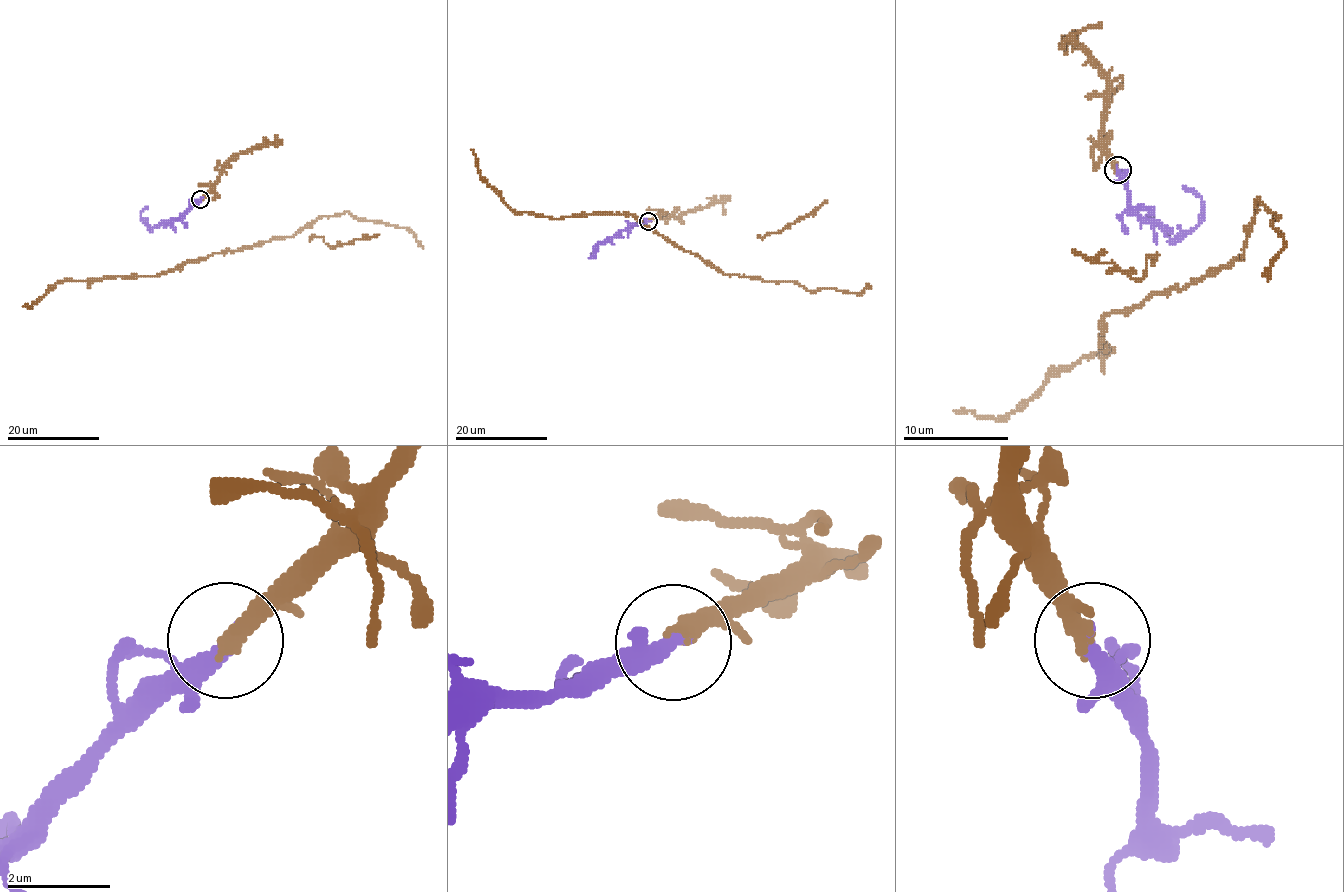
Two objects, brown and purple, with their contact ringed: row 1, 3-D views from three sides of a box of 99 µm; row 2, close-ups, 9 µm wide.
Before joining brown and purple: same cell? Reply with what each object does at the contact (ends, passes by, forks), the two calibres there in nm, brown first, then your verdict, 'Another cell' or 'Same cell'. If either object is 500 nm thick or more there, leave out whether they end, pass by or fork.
At the ring brown ends. At the ring purple ends. Thickness 360 nm (brown) against 400 nm. Same cell

